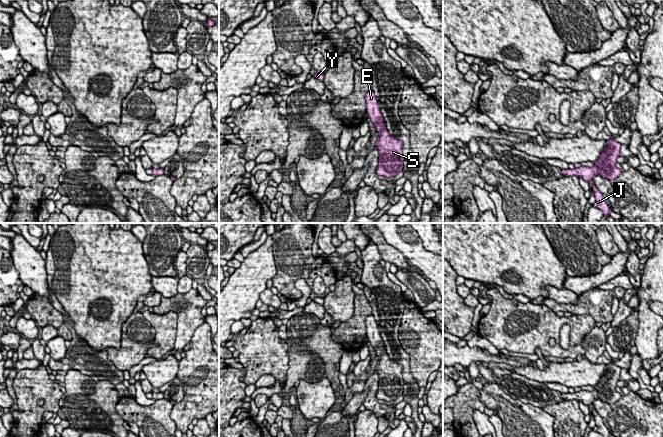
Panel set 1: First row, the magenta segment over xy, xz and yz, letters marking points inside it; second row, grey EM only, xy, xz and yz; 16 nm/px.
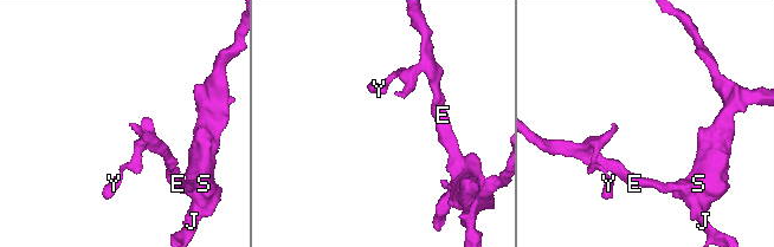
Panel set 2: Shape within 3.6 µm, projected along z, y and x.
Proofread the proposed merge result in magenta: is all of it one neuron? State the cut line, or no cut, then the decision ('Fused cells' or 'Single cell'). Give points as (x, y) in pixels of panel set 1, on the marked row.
No split. Single cell

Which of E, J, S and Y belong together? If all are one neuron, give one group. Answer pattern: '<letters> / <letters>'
E J S Y

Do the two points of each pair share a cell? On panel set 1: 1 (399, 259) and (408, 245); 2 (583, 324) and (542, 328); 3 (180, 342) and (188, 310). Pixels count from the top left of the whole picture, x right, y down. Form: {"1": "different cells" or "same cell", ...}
{"1": "different cells", "2": "same cell", "3": "same cell"}

